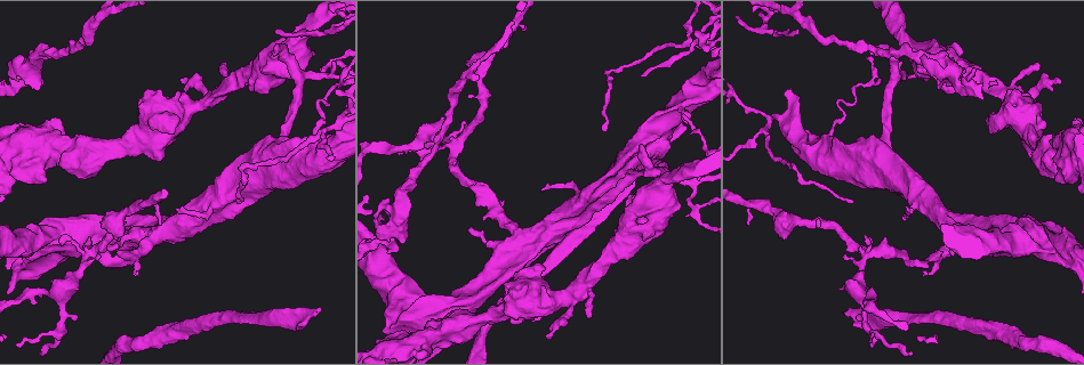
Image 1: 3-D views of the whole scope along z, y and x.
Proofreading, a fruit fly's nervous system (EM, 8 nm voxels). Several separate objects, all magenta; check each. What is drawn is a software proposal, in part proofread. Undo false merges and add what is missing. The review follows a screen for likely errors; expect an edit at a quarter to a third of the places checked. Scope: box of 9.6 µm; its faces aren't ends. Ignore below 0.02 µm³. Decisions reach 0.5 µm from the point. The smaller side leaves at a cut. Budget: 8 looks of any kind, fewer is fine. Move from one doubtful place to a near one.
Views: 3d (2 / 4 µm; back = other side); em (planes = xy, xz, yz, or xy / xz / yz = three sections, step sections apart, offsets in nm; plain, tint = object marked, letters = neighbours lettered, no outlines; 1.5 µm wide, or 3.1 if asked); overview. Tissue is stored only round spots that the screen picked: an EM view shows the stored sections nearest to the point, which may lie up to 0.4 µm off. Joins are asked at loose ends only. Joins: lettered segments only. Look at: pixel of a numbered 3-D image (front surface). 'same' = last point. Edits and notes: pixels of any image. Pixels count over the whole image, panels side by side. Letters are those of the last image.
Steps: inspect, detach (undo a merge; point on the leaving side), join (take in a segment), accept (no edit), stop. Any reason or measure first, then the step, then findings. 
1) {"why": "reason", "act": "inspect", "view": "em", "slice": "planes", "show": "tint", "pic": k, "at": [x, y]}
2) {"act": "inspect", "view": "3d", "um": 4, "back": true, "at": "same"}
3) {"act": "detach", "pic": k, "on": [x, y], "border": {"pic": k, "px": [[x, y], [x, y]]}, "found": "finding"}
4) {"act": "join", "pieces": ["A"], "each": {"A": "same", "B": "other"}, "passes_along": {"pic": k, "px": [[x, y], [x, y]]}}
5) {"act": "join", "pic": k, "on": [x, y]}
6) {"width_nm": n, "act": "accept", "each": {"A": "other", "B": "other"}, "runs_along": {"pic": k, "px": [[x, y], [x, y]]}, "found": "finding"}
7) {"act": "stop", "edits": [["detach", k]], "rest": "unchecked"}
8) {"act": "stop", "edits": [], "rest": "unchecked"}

{"act": "inspect", "view": "em", "slice": "planes", "show": "tint", "pic": 1, "at": [87, 254]}

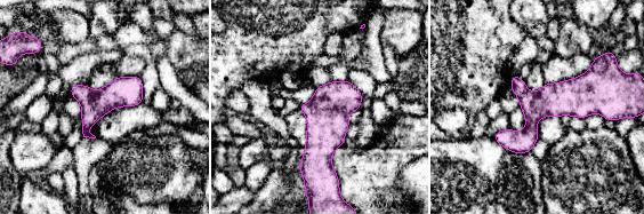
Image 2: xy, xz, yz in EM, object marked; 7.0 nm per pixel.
{"why": "see the neighbours", "act": "inspect", "view": "em", "slice": "planes", "show": "letters", "at": "same"}

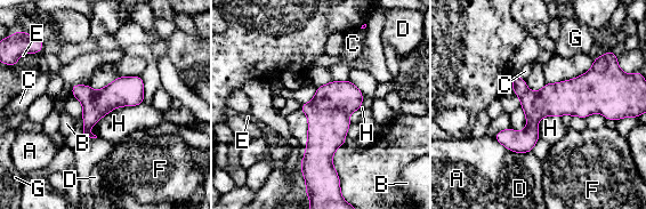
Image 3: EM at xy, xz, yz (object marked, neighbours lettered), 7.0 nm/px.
{"width_nm": 190, "act": "accept", "each": {"A": "other", "B": "other", "C": "other", "D": "other", "E": "other", "F": "other", "G": "other", "H": "other"}, "runs_along": {"pic": 3, "px": [[631, 99], [552, 99], [523, 135], [501, 134]]}, "found": "all the same cell"}

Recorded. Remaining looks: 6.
{"why": "tapers out", "act": "inspect", "view": "em", "slice": "planes", "show": "tint", "pic": 1, "at": [912, 208]}

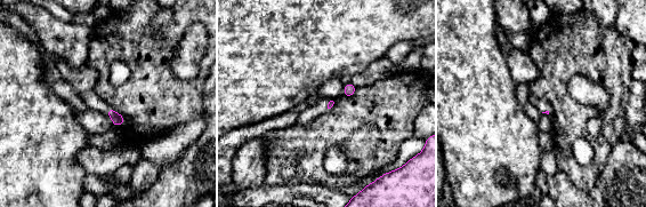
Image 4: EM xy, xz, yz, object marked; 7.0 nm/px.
{"why": "what lies round it", "act": "inspect", "view": "em", "slice": "planes", "show": "letters", "at": "same"}

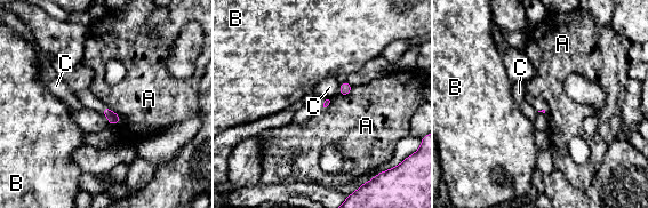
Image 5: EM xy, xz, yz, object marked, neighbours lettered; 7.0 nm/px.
{"act": "accept", "each": {"A": "other", "B": "other", "C": "other"}, "border": {"pic": 5, "px": [[106, 105], [121, 118], [117, 125]]}, "found": "none of them fits"}

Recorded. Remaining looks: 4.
{"why": "branch stops here", "act": "inspect", "view": "em", "slice": "planes", "show": "tint", "pic": 1, "at": [181, 82]}

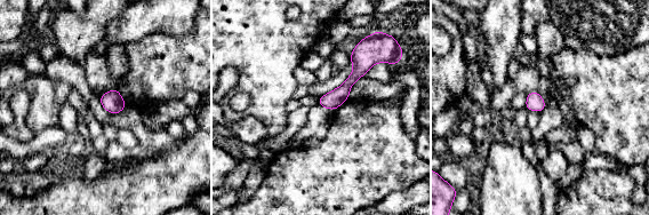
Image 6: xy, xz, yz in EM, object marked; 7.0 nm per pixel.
{"act": "inspect", "view": "em", "slice": "planes", "show": "letters", "at": "same"}

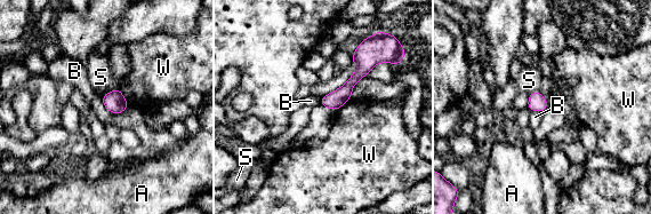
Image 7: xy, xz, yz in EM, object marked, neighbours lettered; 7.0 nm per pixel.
{"act": "accept", "each": {"A": "other", "B": "other", "S": "other", "W": "other"}, "border": {"pic": 7, "px": [[101, 100], [114, 113], [128, 106]]}, "found": "no lettered segment goes on from it"}

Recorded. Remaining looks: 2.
{"act": "stop", "edits": [], "rest": "unchecked"}

